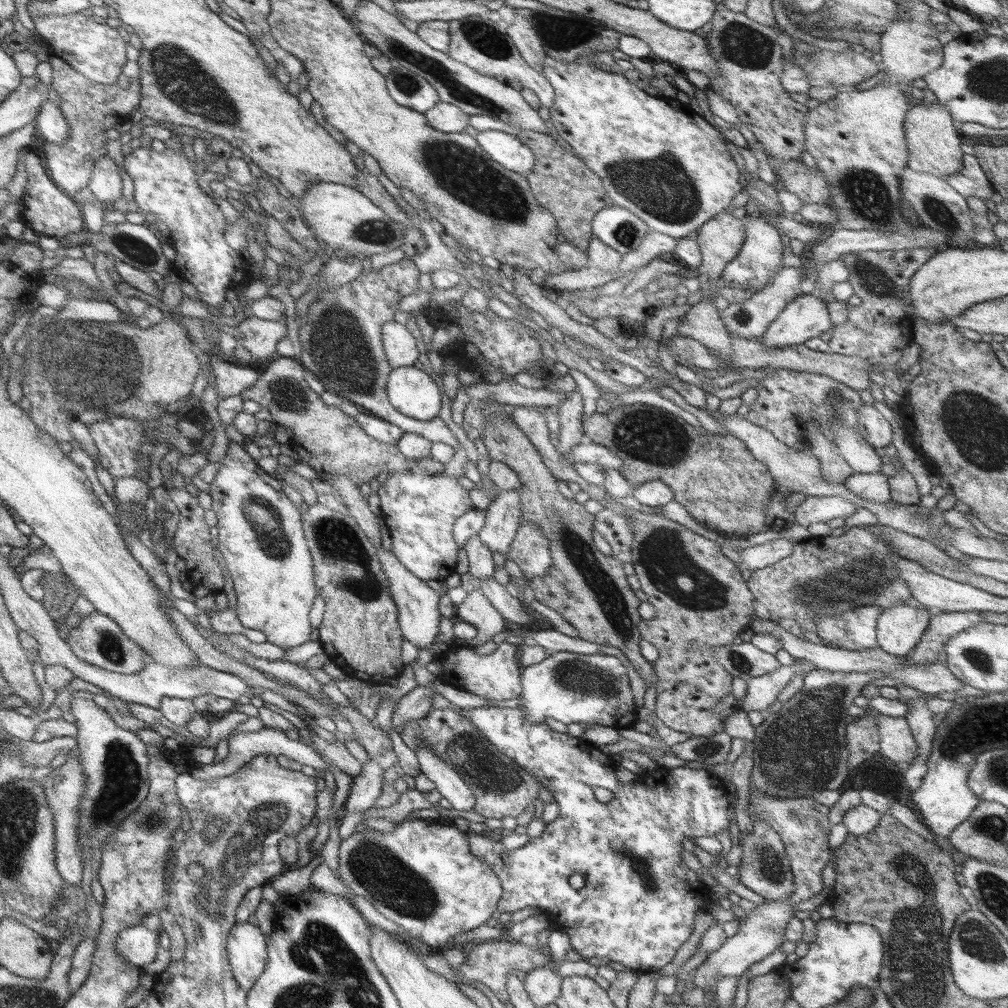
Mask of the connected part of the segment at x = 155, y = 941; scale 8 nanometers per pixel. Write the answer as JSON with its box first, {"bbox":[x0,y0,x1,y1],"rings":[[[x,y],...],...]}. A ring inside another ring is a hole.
{"bbox":[115,924,159,968],"rings":[[[143,924],[131,926],[117,934],[115,948],[125,962],[141,968],[143,964],[153,962],[157,948],[159,948],[159,938],[157,938],[157,934],[147,930]]]}

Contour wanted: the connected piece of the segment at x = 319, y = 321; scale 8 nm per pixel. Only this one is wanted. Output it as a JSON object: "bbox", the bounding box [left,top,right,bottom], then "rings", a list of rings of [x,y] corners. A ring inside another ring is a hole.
{"bbox":[295,258,459,450],"rings":[[[403,258],[401,262],[387,264],[381,270],[371,270],[367,274],[361,272],[349,284],[319,292],[299,324],[299,348],[295,362],[307,368],[327,392],[337,394],[345,402],[353,402],[363,414],[381,418],[393,426],[399,426],[403,432],[423,436],[429,442],[441,442],[457,450],[459,442],[439,418],[419,422],[399,414],[389,404],[385,394],[387,378],[393,368],[385,360],[381,348],[381,326],[385,322],[393,322],[399,300],[419,288],[417,276],[419,270],[413,266],[413,262]]]}

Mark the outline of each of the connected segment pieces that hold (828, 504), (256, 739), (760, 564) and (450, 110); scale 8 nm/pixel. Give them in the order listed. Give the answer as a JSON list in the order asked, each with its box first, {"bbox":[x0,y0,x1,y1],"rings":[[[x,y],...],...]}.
[{"bbox":[795,498,857,528],"rings":[[[805,498],[797,508],[795,508],[795,524],[809,528],[811,524],[823,522],[827,524],[831,518],[847,518],[855,512],[857,508],[843,500],[843,498]]]},{"bbox":[189,728,329,780],"rings":[[[261,728],[261,730],[257,730],[257,732],[243,732],[243,730],[233,730],[229,736],[227,736],[227,748],[229,748],[229,754],[221,760],[221,764],[217,766],[217,768],[207,768],[207,766],[197,766],[197,768],[193,768],[189,774],[191,776],[195,776],[195,778],[201,778],[201,780],[209,780],[209,778],[221,778],[221,776],[231,776],[231,774],[235,774],[243,764],[247,764],[249,760],[253,760],[255,756],[259,756],[259,754],[273,754],[273,756],[285,756],[285,758],[291,758],[291,760],[295,760],[295,764],[299,762],[301,766],[309,766],[309,768],[313,768],[315,772],[317,772],[317,776],[321,776],[325,770],[329,770],[325,764],[323,764],[323,760],[321,758],[317,758],[317,754],[309,748],[309,746],[305,746],[301,740],[289,740],[281,730],[273,730],[273,728]]]},{"bbox":[739,538,793,572],"rings":[[[777,538],[777,540],[769,540],[765,544],[759,546],[749,546],[745,550],[741,550],[741,562],[739,562],[739,572],[749,570],[761,570],[767,566],[773,566],[779,560],[785,560],[791,552],[793,552],[793,540],[787,538]]]},{"bbox":[423,102,467,134],"rings":[[[437,102],[435,106],[431,106],[423,114],[423,118],[429,128],[441,134],[463,134],[463,130],[467,128],[467,116],[459,108],[445,102]]]}]

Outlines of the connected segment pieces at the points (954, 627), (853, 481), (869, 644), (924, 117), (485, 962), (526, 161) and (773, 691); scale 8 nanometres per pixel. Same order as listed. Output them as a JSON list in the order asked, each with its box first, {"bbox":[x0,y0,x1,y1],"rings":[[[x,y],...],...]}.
[{"bbox":[905,614,983,664],"rings":[[[931,614],[927,632],[923,634],[923,638],[917,642],[917,646],[911,650],[911,654],[907,654],[905,658],[911,662],[919,662],[919,664],[933,664],[935,662],[935,654],[941,648],[941,644],[949,638],[953,638],[955,634],[969,630],[969,626],[981,624],[983,620],[977,614]]]},{"bbox":[843,472,889,502],"rings":[[[879,472],[851,474],[843,484],[849,492],[853,492],[869,502],[889,502],[887,476],[883,476]]]},{"bbox":[817,608,881,650],"rings":[[[857,608],[833,618],[817,622],[817,636],[831,648],[839,650],[867,650],[877,648],[875,622],[881,610]]]},{"bbox":[903,102,963,178],"rings":[[[911,102],[909,104],[909,110],[905,114],[905,120],[903,120],[903,144],[905,144],[905,152],[907,152],[907,168],[915,170],[915,172],[923,172],[923,174],[931,174],[931,176],[937,176],[937,178],[945,178],[947,174],[955,174],[961,170],[963,166],[963,152],[961,152],[961,134],[959,130],[955,130],[951,126],[951,116],[949,112],[941,106],[941,104],[929,104],[925,106],[925,102]]]},{"bbox":[421,938,551,1006],"rings":[[[495,938],[495,940],[483,940],[483,942],[475,942],[467,952],[463,952],[463,964],[457,968],[457,972],[451,972],[451,968],[447,966],[447,962],[443,960],[443,956],[435,954],[435,956],[421,956],[421,962],[433,970],[435,974],[441,974],[443,978],[447,978],[449,982],[465,982],[465,984],[473,984],[475,990],[481,990],[481,986],[485,986],[503,1006],[509,1002],[509,996],[505,994],[505,982],[509,980],[509,976],[513,976],[517,970],[521,972],[531,972],[535,968],[543,968],[551,962],[551,956],[545,952],[545,948],[541,946],[525,946],[507,938]]]},{"bbox":[475,130,535,176],"rings":[[[485,130],[485,132],[477,132],[475,142],[487,158],[491,158],[499,166],[515,174],[525,176],[535,166],[533,154],[529,154],[529,150],[521,146],[521,142],[515,136],[497,130]]]},{"bbox":[739,658,815,712],"rings":[[[793,658],[793,662],[789,666],[777,666],[773,672],[767,672],[763,676],[757,676],[753,680],[747,682],[747,692],[739,704],[741,712],[749,712],[749,710],[757,710],[763,712],[775,702],[777,694],[797,676],[805,676],[811,670],[815,670],[815,666],[807,660],[801,658]]]}]

